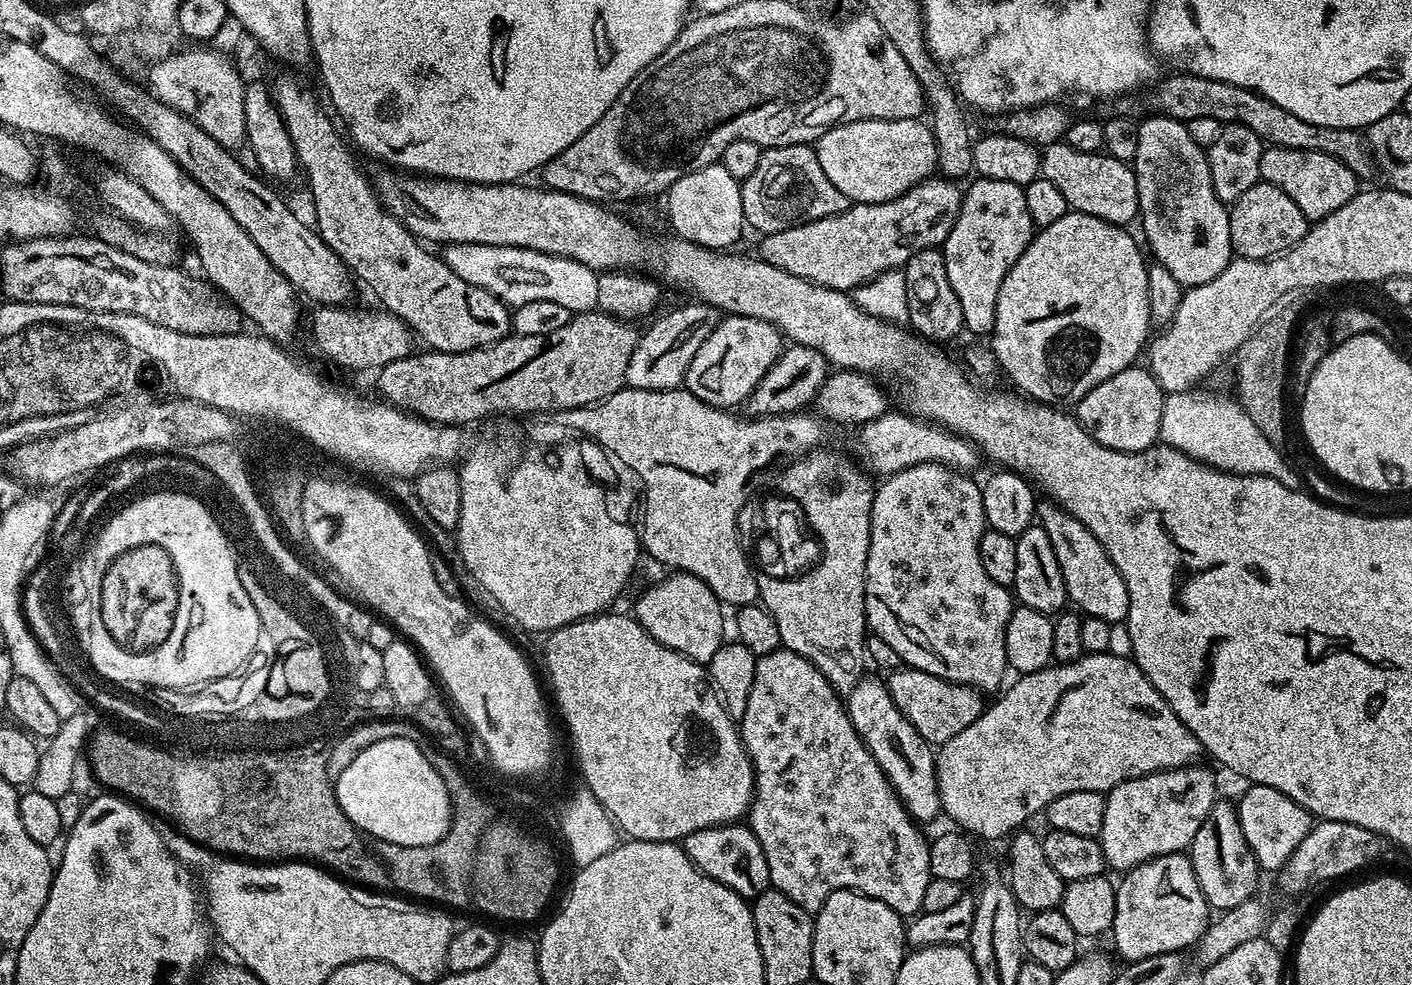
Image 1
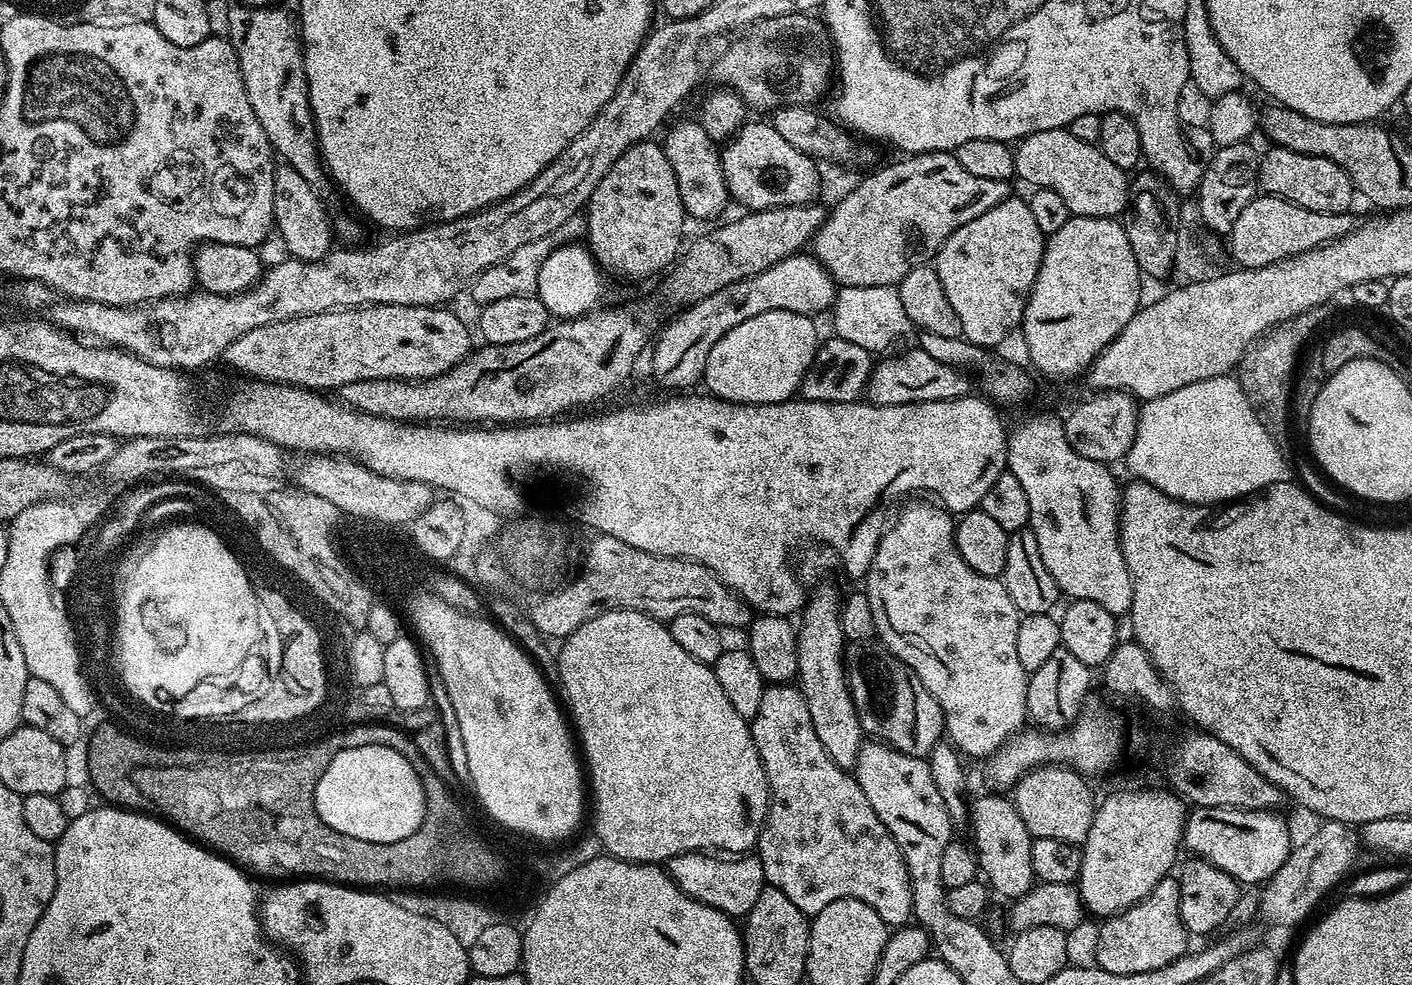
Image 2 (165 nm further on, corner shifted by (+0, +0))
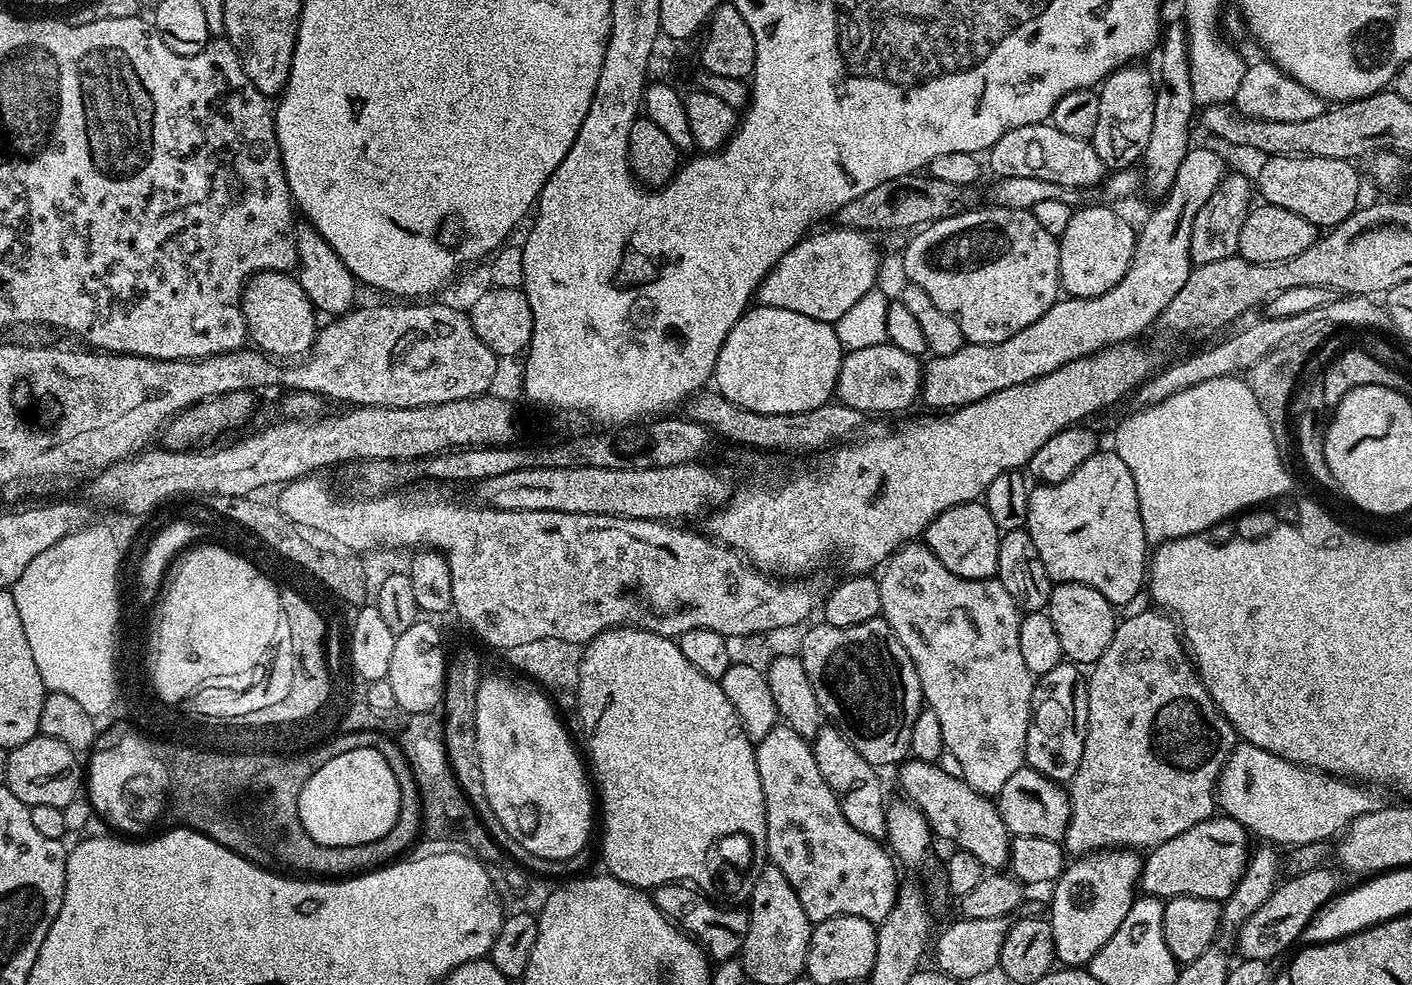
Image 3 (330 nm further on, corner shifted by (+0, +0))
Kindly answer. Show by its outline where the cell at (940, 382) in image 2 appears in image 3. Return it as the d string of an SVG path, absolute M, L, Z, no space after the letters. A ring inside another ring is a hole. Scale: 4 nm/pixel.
M1189 147L1186 158L1182 158L1182 166L1178 166L1178 178L1174 178L1174 186L1170 186L1168 195L1159 201L1160 204L1148 217L1144 220L1144 225L1139 225L1136 233L1136 249L1130 258L1130 266L1126 270L1126 274L1122 278L1122 282L1118 282L1118 286L1114 286L1110 290L1106 290L1106 294L1098 294L1094 298L1078 298L1077 296L1068 296L1067 298L1057 299L1056 303L1050 306L1050 310L1046 310L1046 314L1042 314L1042 318L1038 318L1038 322L1030 322L1030 326L1026 326L1026 330L1018 330L1018 334L1014 334L1014 338L1006 338L1006 342L998 342L997 344L970 344L965 342L958 350L954 350L954 354L946 354L945 356L932 356L923 365L923 389L922 400L929 404L932 410L951 410L961 408L970 402L978 402L982 398L986 398L990 394L994 394L998 390L1006 390L1006 386L1018 386L1022 382L1030 382L1034 378L1042 378L1042 374L1050 374L1054 370L1058 370L1058 366L1066 366L1066 362L1074 362L1080 358L1092 356L1096 352L1100 352L1103 348L1108 348L1112 344L1123 344L1132 342L1137 339L1139 332L1144 332L1148 327L1155 325L1160 319L1162 310L1166 310L1166 306L1170 306L1170 301L1174 299L1174 294L1178 294L1178 290L1182 290L1182 285L1186 283L1186 278L1192 273L1193 262L1190 258L1190 230L1194 226L1194 217L1197 216L1198 210L1202 210L1202 206L1206 206L1206 202L1210 199L1210 194L1214 194L1214 190L1218 190L1218 182L1222 182L1222 178L1226 174L1226 163L1216 151L1215 147L1196 148Z

